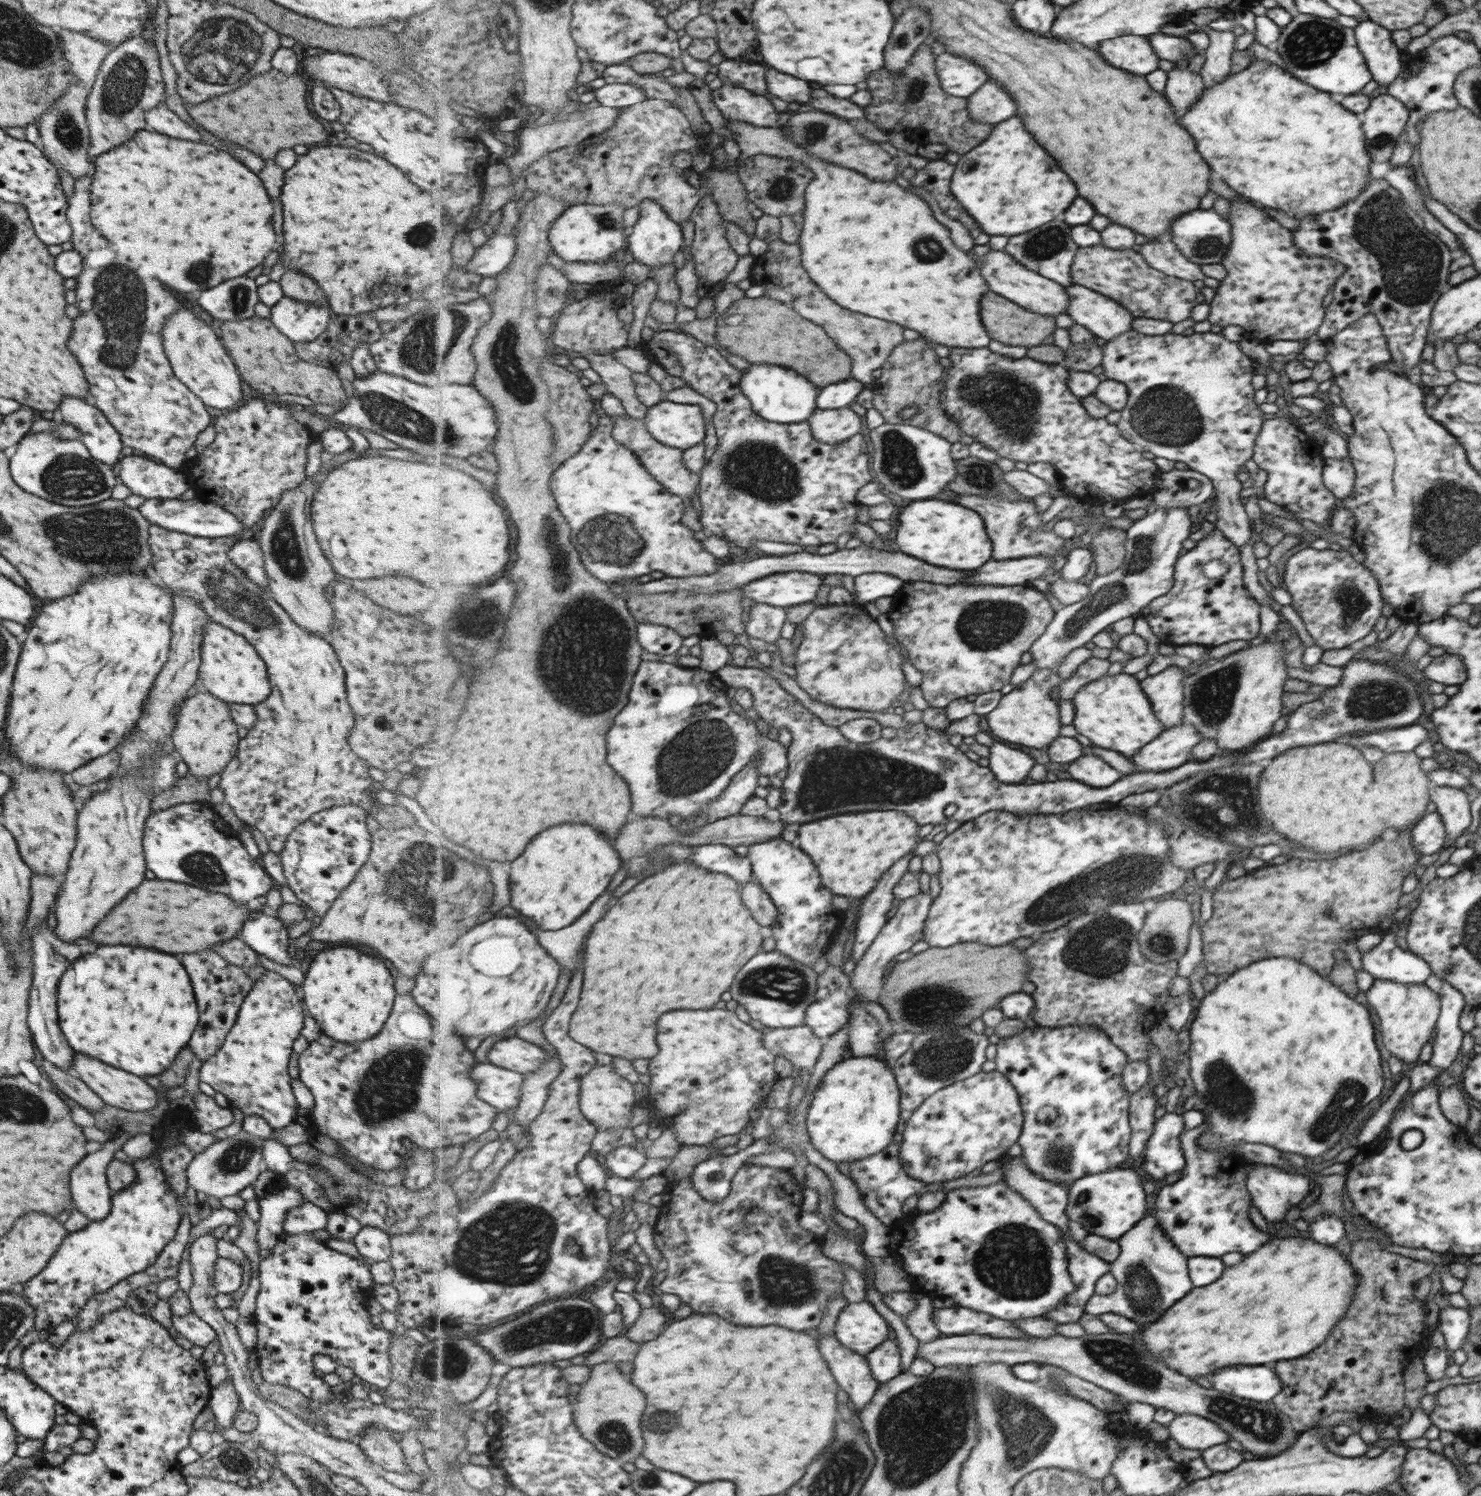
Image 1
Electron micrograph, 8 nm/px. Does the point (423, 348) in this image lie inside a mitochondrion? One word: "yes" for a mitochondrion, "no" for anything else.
yes

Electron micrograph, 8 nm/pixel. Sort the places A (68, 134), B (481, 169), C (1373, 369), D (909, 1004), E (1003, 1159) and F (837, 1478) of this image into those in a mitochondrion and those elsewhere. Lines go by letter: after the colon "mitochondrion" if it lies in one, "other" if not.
A: mitochondrion
B: other
C: other
D: mitochondrion
E: other
F: mitochondrion

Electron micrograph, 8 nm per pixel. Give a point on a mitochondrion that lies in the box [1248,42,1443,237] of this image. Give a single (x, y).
(1382, 140)

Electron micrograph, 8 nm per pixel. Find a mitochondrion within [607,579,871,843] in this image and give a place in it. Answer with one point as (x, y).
(681, 767)

